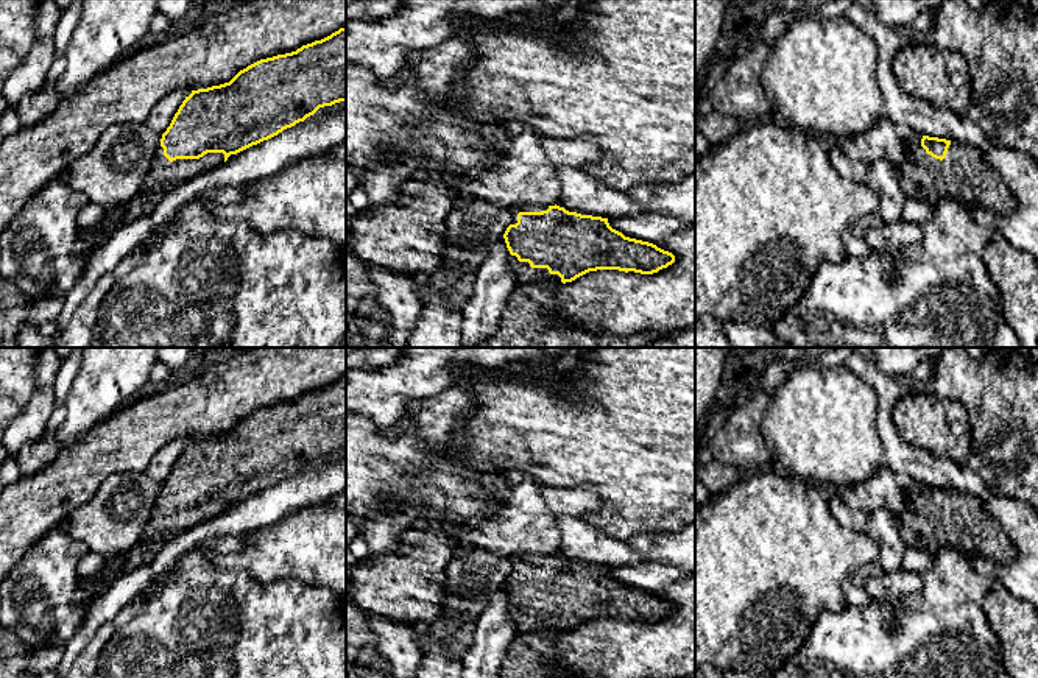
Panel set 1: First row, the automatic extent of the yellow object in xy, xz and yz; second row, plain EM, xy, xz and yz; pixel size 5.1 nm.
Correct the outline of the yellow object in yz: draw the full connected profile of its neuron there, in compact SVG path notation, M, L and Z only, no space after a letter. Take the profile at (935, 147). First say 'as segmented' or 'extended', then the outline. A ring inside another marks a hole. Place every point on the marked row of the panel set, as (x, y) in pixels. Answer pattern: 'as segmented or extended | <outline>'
extended | M923 136L920 145L906 143L898 181L907 200L927 201L932 209L941 200L955 201L968 210L982 207L999 215L1008 215L1015 209L1015 198L1002 178L985 162L985 154L963 142Z

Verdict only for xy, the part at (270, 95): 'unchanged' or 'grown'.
grown

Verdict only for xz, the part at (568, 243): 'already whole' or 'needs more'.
needs more

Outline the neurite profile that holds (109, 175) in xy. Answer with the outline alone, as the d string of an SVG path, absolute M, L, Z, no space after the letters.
M123 123L109 126L97 140L95 147L78 157L69 168L69 185L86 196L87 203L112 210L126 206L137 193L148 175L154 154L161 147L162 134L147 123Z

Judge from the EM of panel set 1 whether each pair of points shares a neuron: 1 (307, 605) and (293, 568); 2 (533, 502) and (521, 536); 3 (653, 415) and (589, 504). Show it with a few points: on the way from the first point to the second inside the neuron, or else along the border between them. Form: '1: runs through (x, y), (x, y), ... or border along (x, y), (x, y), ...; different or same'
1: border along (261, 580), (303, 580), (329, 588); different
2: runs through (526, 510), (521, 529); same
3: border along (560, 487), (591, 487), (600, 504); different

